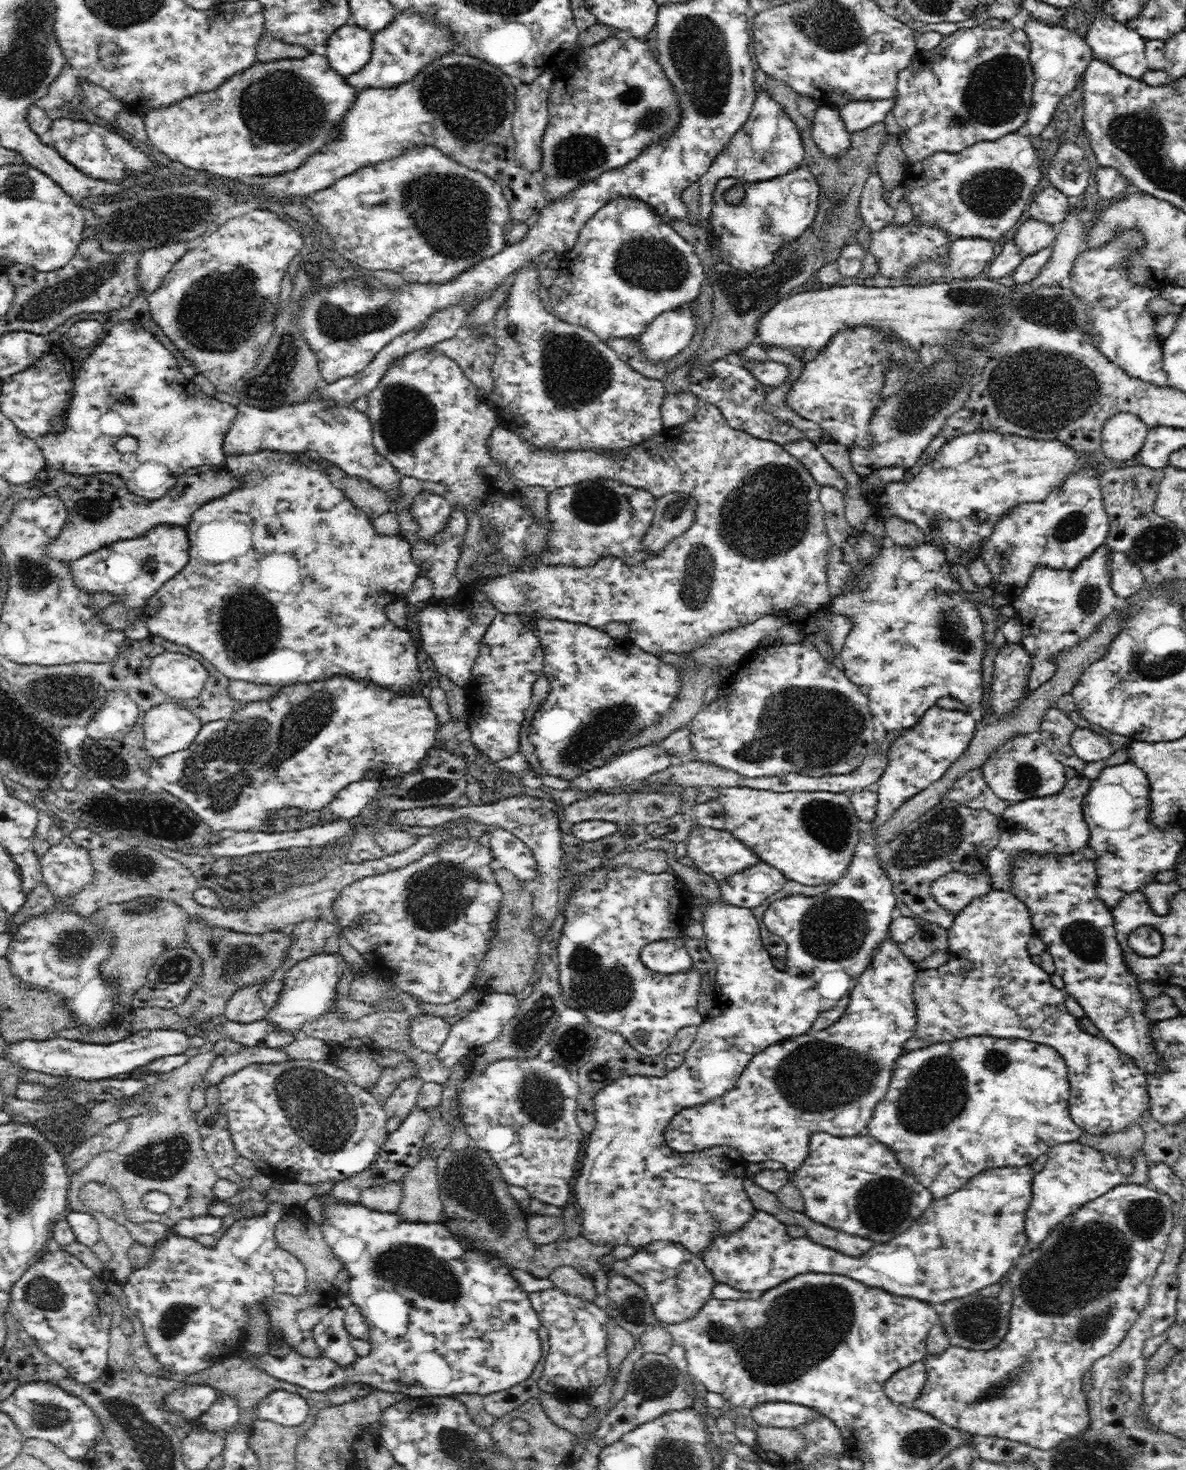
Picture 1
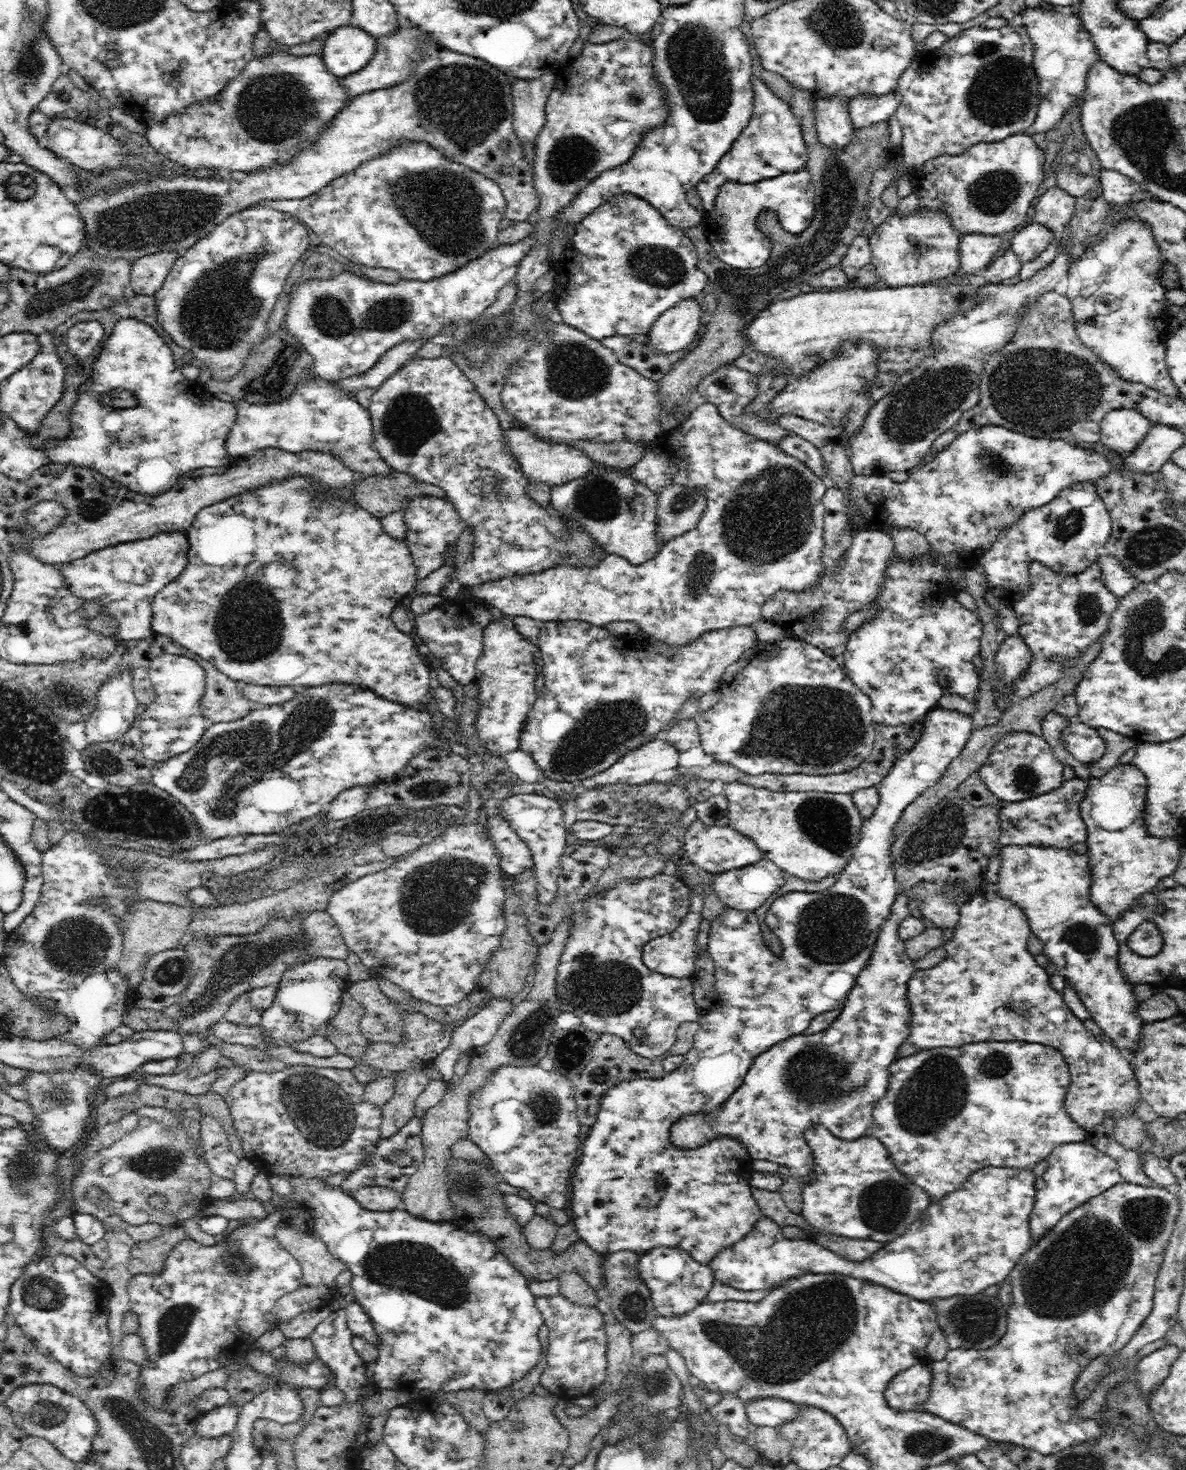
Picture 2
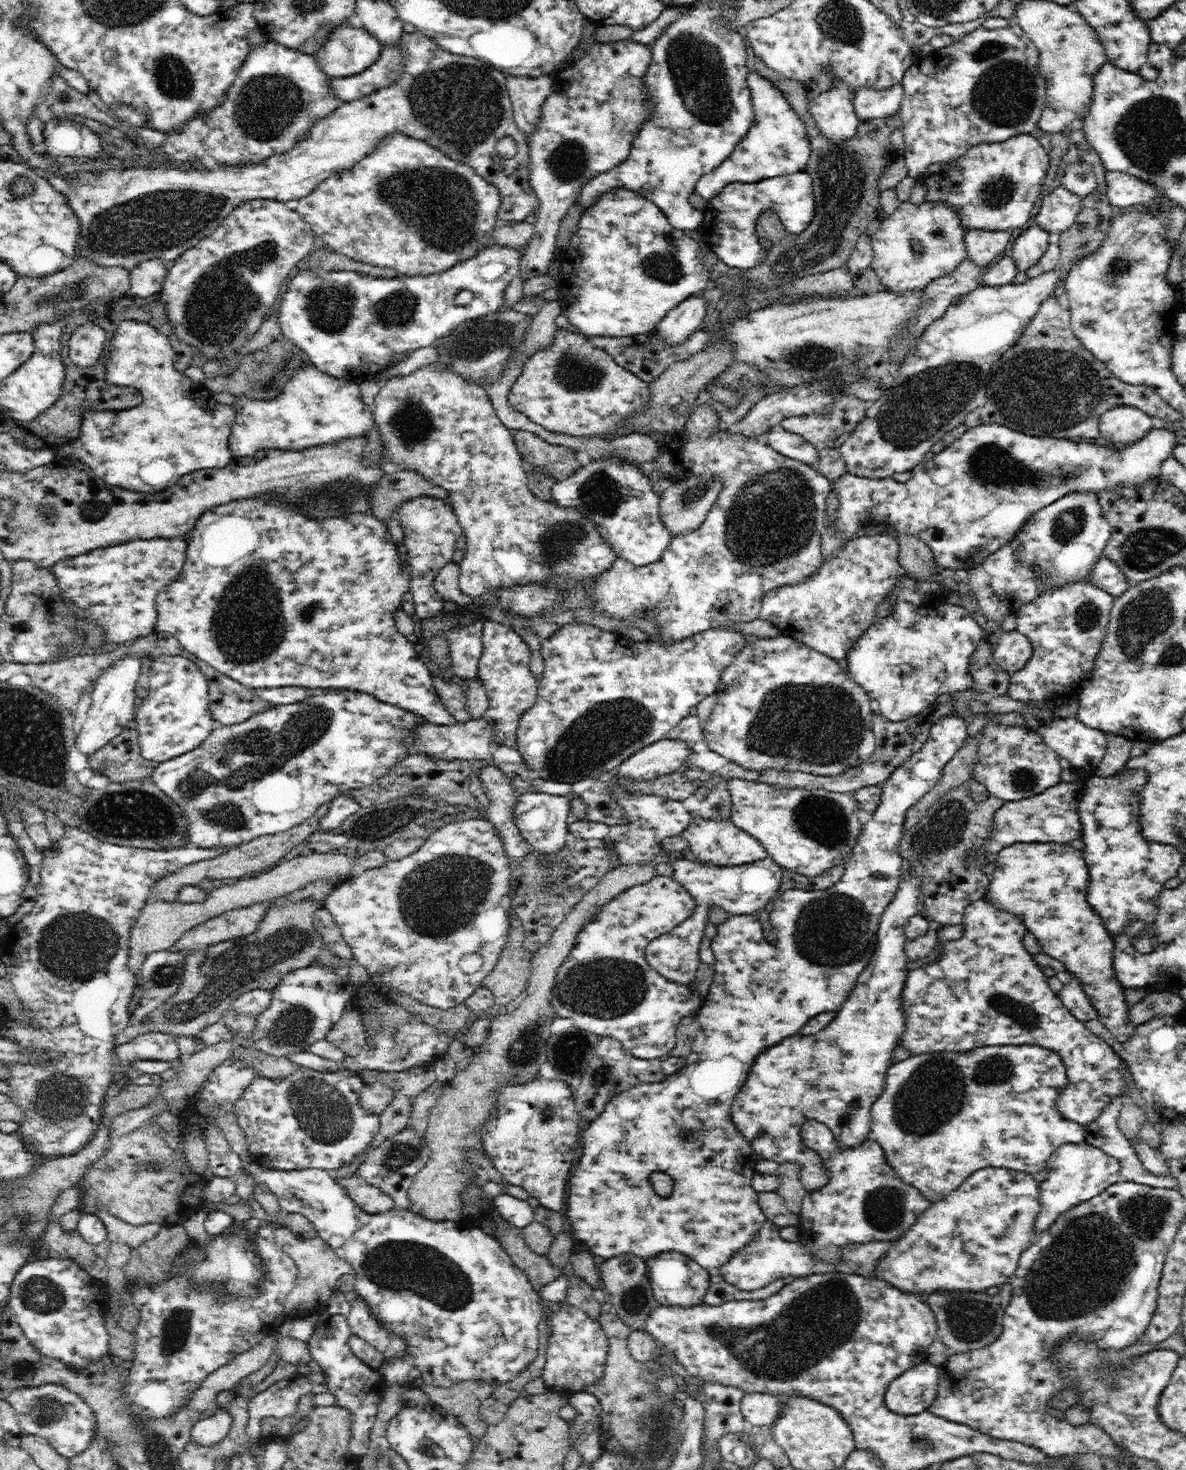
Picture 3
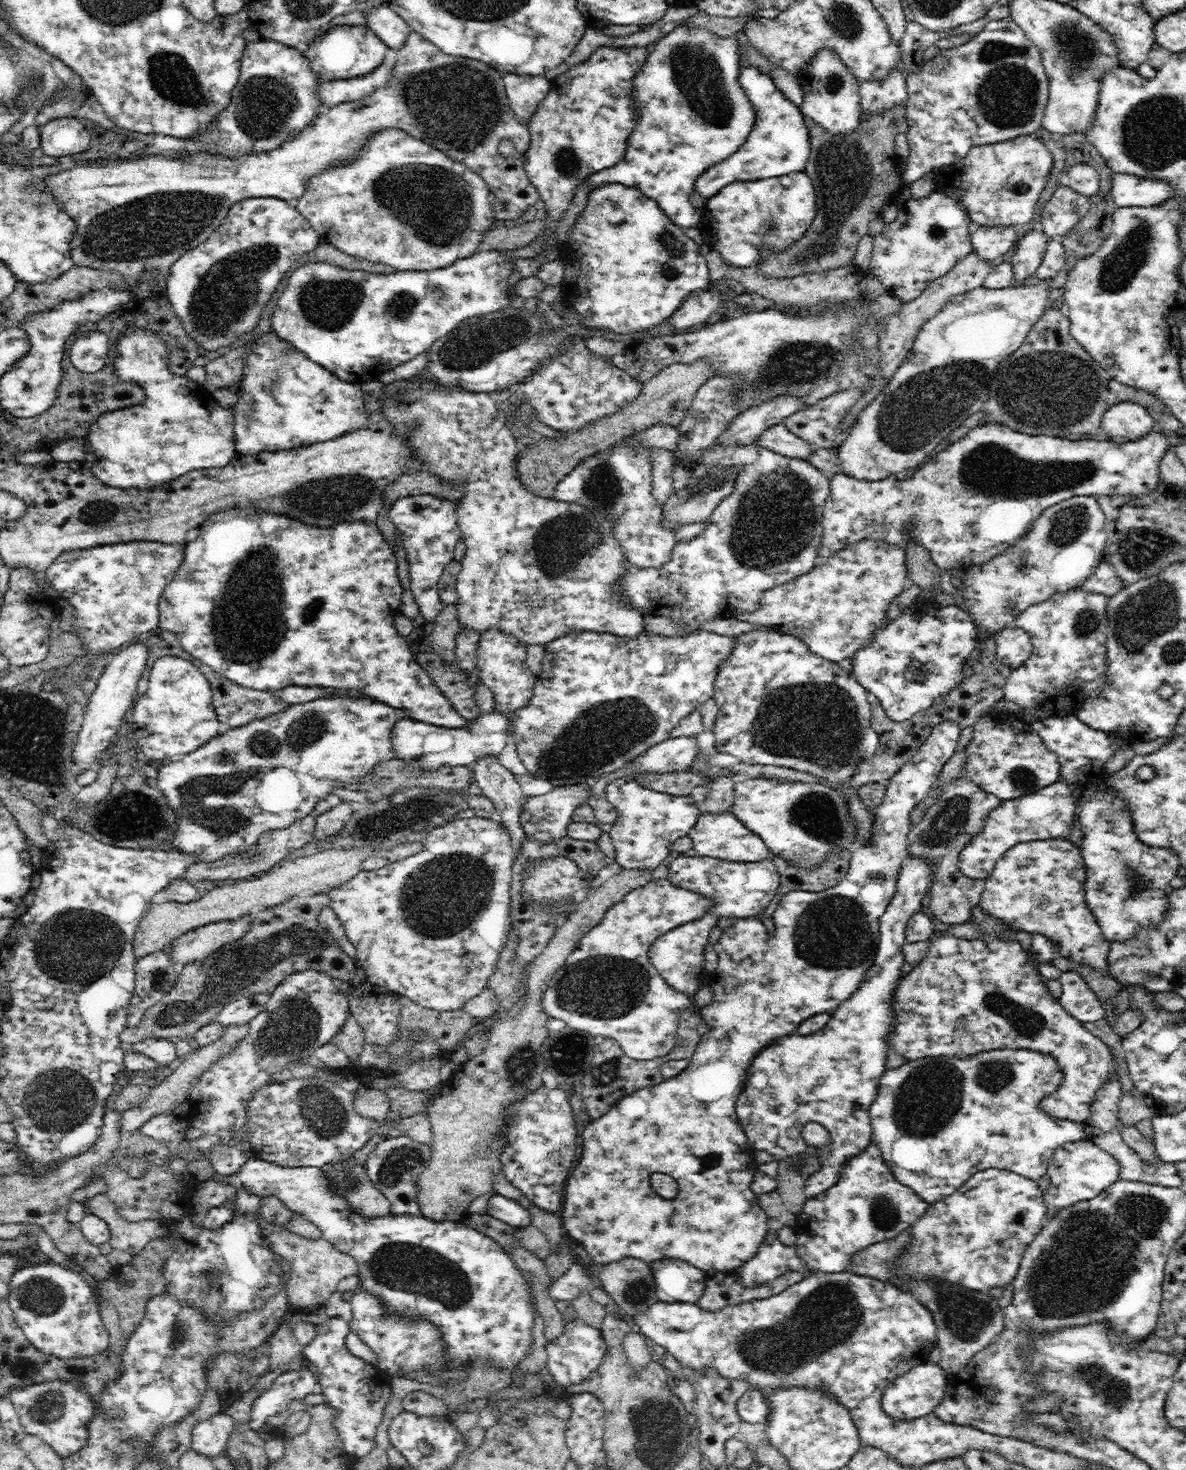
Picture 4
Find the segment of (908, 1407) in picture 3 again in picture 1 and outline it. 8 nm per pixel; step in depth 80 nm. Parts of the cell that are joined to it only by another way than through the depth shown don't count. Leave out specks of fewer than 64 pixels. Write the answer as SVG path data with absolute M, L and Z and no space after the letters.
M922 1361L894 1372L884 1383L884 1392L892 1402L910 1406L926 1384L926 1367Z

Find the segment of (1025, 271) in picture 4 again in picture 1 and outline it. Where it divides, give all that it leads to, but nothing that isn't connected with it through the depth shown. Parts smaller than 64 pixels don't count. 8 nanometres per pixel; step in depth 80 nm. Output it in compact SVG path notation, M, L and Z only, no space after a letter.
M1030 218L1020 224L1014 241L1024 258L1036 254L1038 250L1052 246L1055 236L1055 228L1051 224Z

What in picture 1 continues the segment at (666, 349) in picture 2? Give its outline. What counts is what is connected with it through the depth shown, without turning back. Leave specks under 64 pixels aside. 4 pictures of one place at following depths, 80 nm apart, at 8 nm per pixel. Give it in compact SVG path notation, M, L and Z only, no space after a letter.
M688 305L680 307L678 310L671 310L659 314L657 318L646 328L646 331L638 336L642 355L650 361L665 360L668 361L676 354L680 354L692 340L695 326L695 307Z

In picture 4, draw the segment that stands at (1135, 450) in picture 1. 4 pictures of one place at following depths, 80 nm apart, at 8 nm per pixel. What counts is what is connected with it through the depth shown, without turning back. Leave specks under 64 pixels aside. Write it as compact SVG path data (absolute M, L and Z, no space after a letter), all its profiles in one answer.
M1120 402L1103 414L1100 430L1111 436L1128 438L1129 441L1140 439L1148 434L1155 424L1155 415L1146 407L1134 402Z

